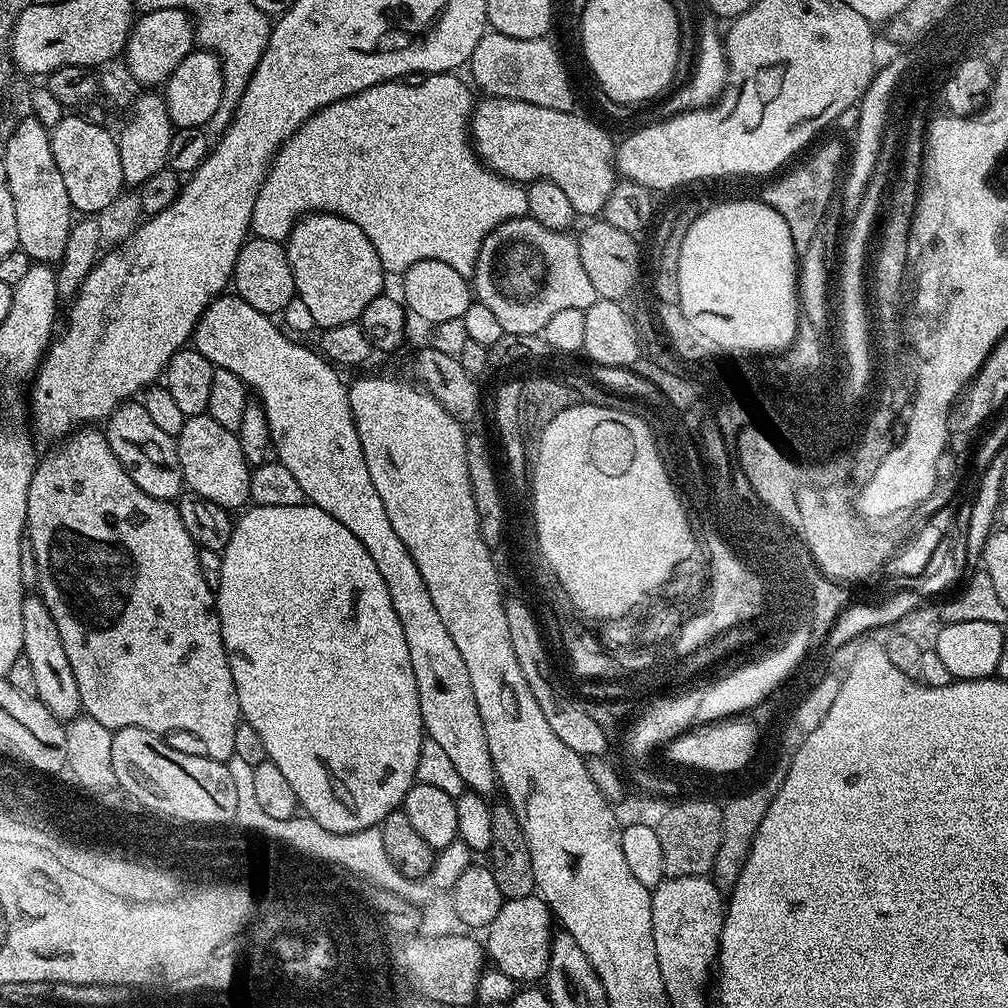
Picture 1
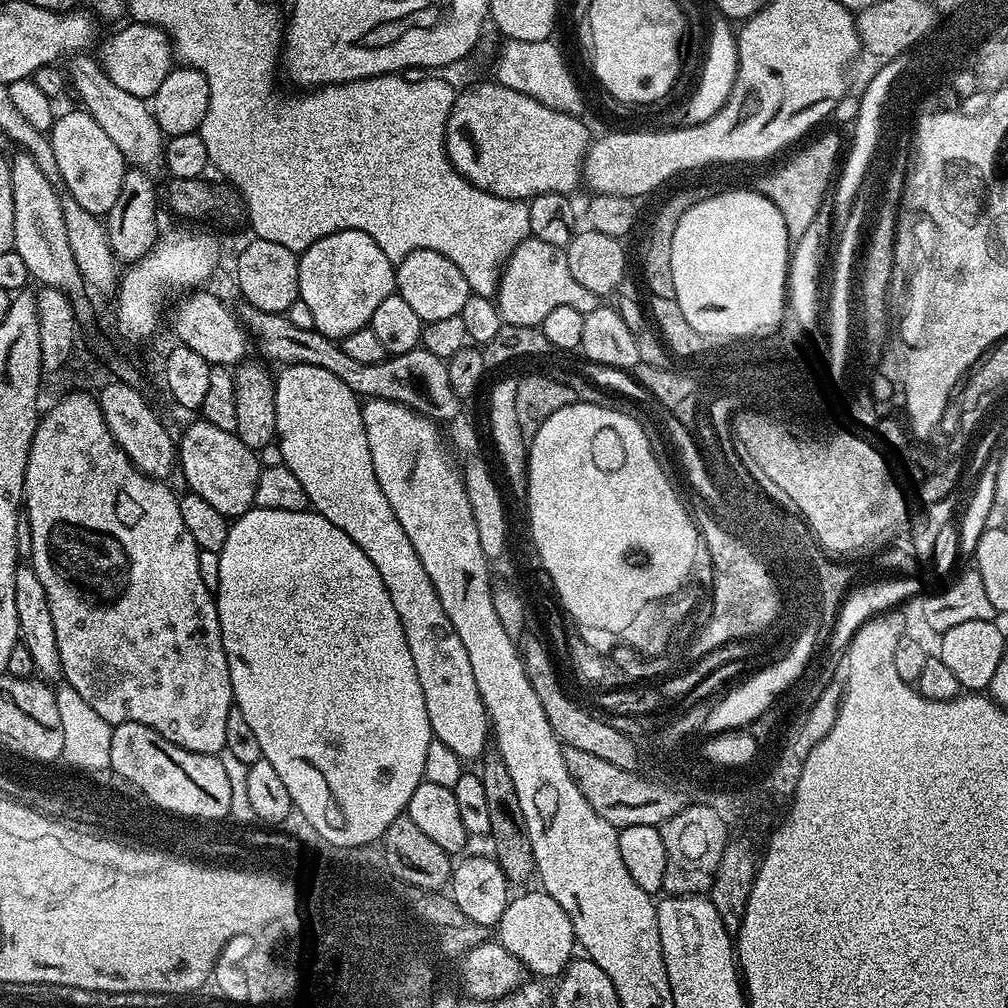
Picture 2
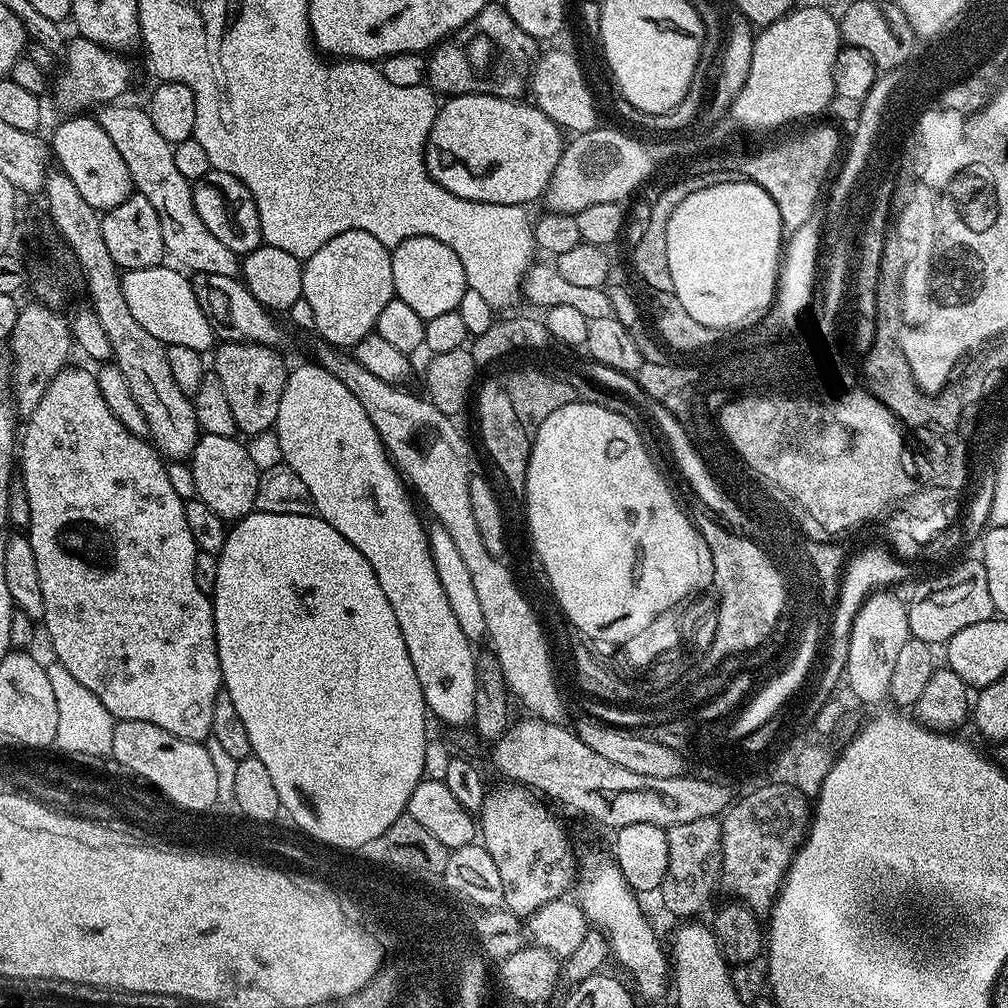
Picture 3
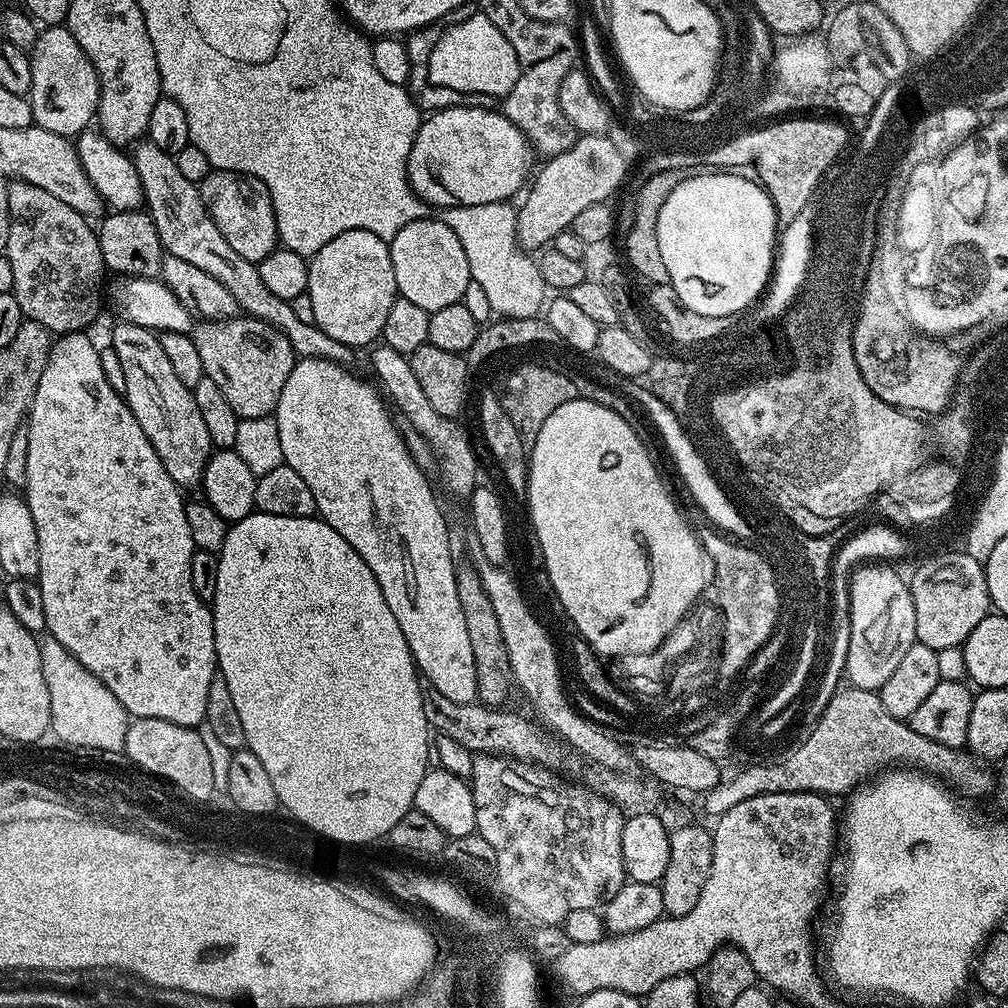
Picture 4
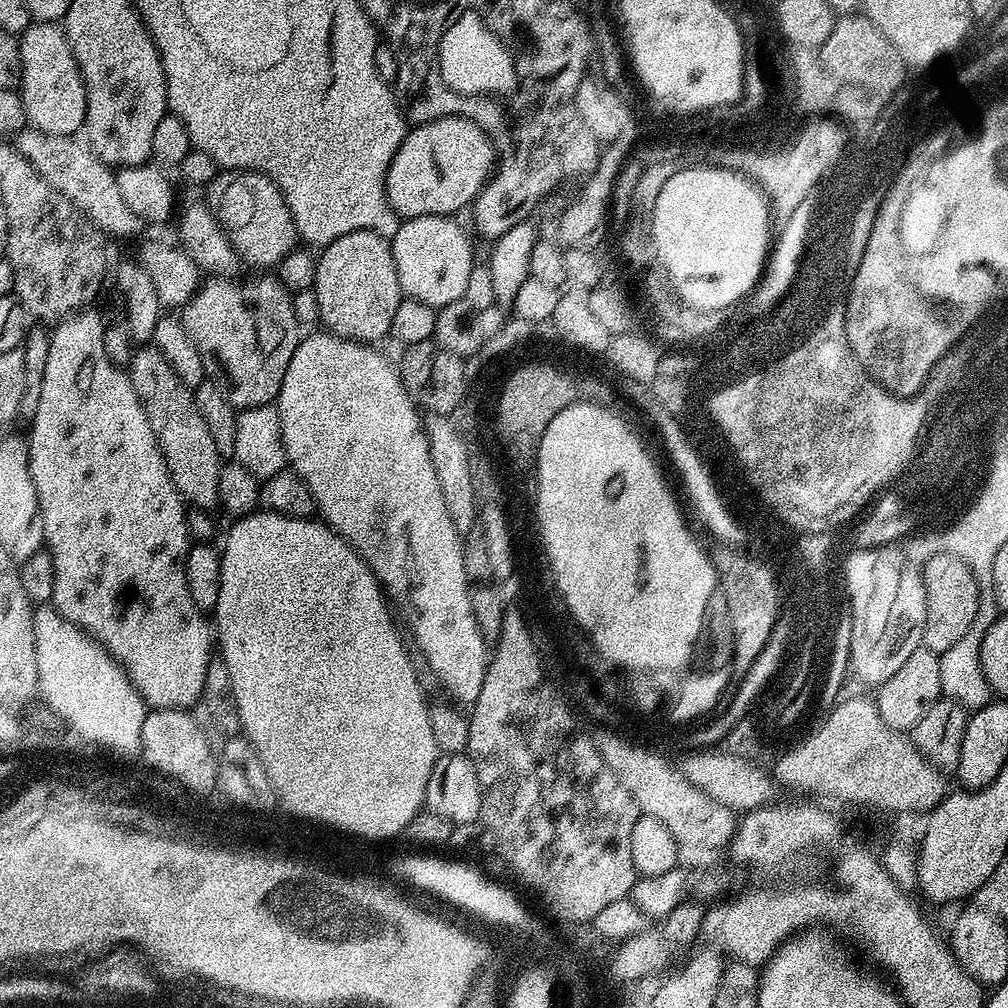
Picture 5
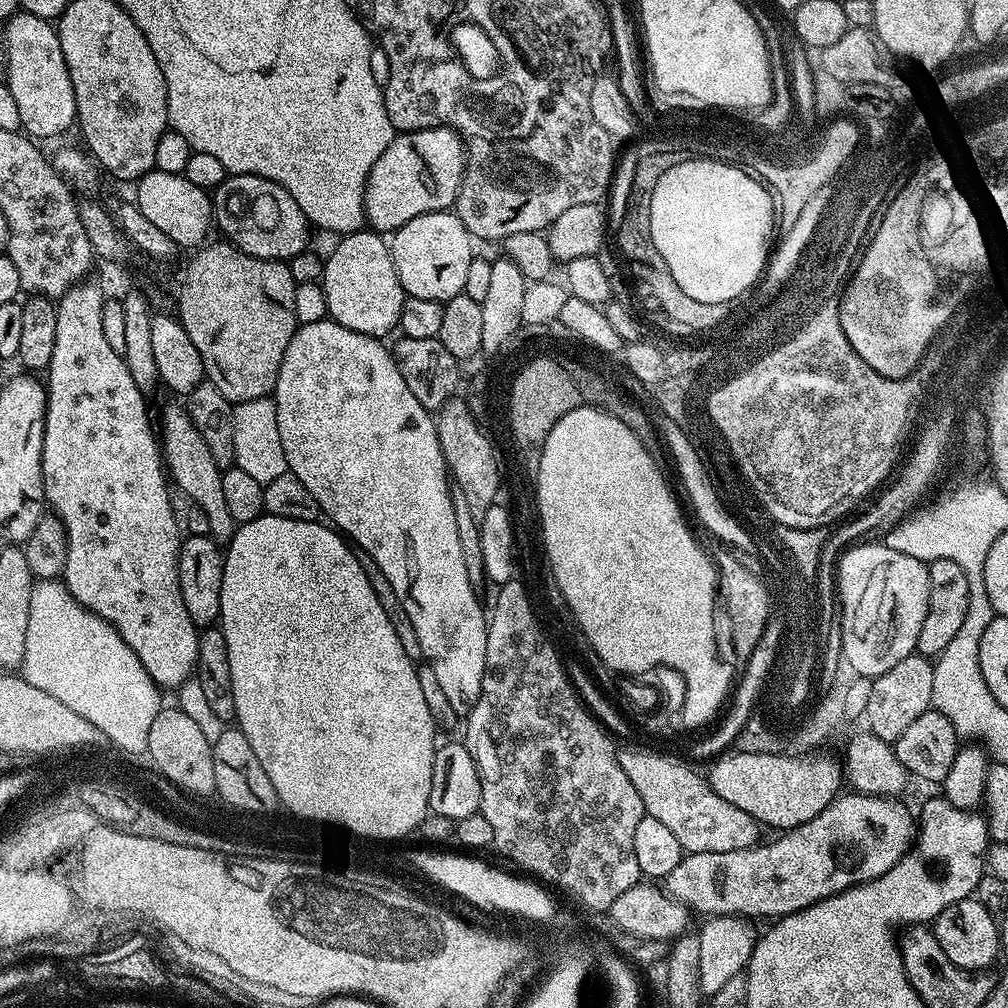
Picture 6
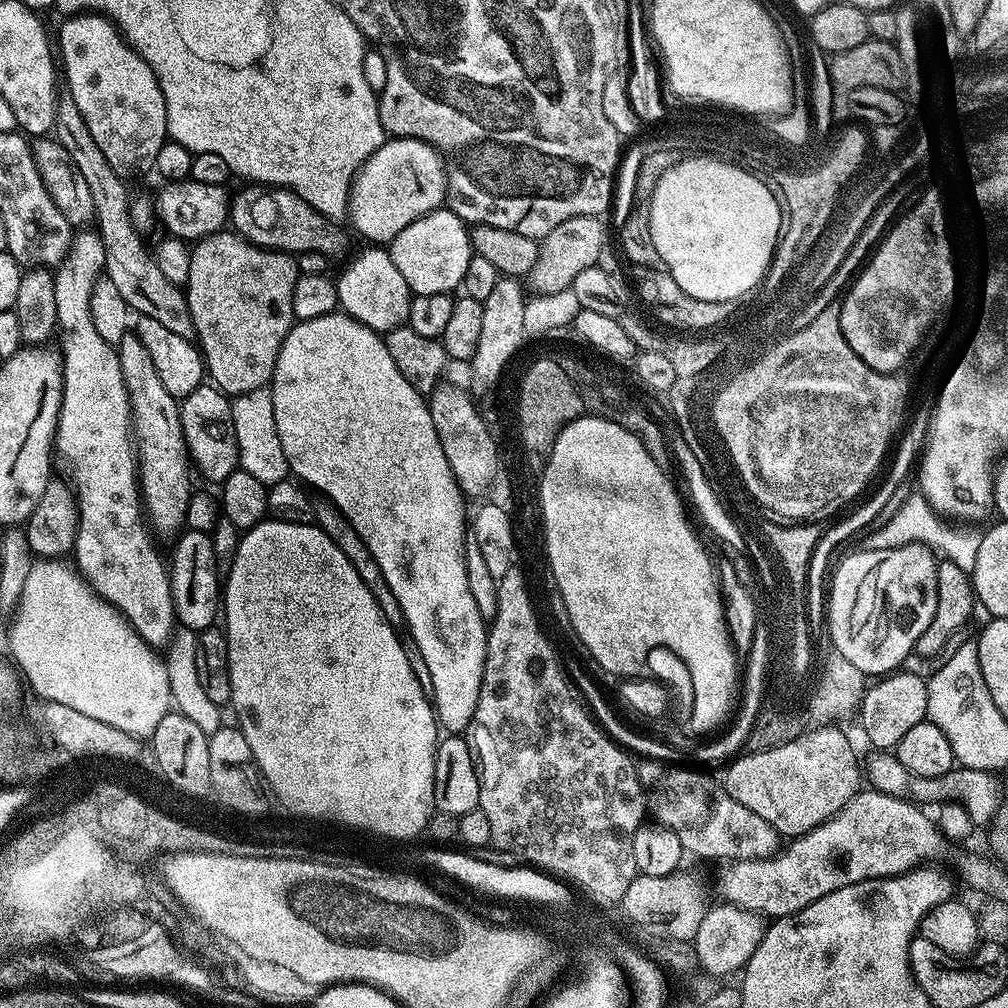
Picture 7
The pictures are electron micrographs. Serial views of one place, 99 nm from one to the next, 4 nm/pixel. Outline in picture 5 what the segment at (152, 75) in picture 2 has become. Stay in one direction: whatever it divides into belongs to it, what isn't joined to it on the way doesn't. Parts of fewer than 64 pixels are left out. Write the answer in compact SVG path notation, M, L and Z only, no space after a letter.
M32 22L19 37L22 54L22 78L18 89L24 99L24 109L28 123L35 131L49 132L55 136L70 136L79 133L84 127L86 114L86 90L78 62L72 53L64 29L56 22Z

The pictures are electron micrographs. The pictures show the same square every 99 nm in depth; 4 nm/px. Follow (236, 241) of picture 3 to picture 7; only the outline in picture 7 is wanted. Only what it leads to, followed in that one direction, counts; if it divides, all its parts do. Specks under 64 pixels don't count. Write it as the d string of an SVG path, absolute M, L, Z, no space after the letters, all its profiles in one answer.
M249 183L230 200L230 224L245 240L259 248L272 248L276 252L299 254L320 252L335 258L348 248L349 233L339 228L335 219L323 216L314 206L302 202L298 194L286 188Z

